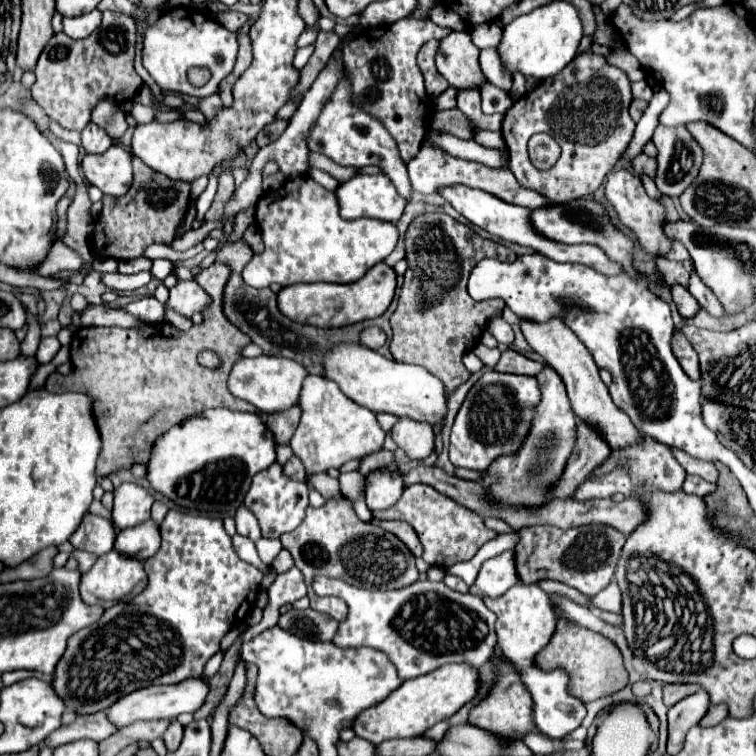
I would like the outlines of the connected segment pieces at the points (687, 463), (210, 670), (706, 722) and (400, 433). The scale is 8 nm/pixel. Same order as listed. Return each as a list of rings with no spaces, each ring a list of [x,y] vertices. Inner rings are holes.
[[[674,450],[674,456],[676,460],[680,462],[680,466],[688,472],[688,474],[694,474],[694,476],[700,476],[708,482],[716,482],[718,480],[718,470],[714,464],[710,462],[704,462],[704,460],[698,460],[698,458],[690,458],[686,452],[682,450]]]
[[[218,652],[218,654],[214,654],[208,662],[206,662],[206,666],[204,666],[204,672],[202,672],[202,678],[204,680],[210,680],[216,672],[218,672],[218,668],[220,668],[220,662],[222,662],[222,652]]]
[[[718,704],[718,706],[710,706],[710,710],[706,712],[706,716],[700,720],[702,726],[714,726],[718,724],[720,720],[724,720],[728,716],[728,706],[726,704]]]
[[[398,418],[390,434],[398,448],[402,448],[414,460],[424,460],[434,450],[432,426],[422,426],[422,422],[414,422],[412,418]]]

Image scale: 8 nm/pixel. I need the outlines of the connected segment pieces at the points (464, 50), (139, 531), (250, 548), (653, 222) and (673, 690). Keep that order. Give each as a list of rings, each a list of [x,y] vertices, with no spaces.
[[[450,32],[440,40],[436,54],[438,72],[454,88],[480,90],[486,82],[486,76],[478,66],[478,54],[480,50],[474,46],[468,32]]]
[[[154,520],[142,522],[142,526],[132,526],[130,530],[120,530],[116,536],[114,548],[120,554],[148,560],[160,548],[160,530]]]
[[[236,534],[236,536],[232,538],[232,542],[234,542],[234,550],[238,552],[238,556],[240,556],[244,562],[250,562],[250,564],[258,566],[258,568],[266,574],[268,566],[262,564],[262,560],[258,558],[258,552],[256,552],[256,546],[254,546],[254,542],[252,542],[252,540],[242,538],[240,534]]]
[[[612,170],[606,176],[606,188],[604,188],[604,196],[608,200],[608,204],[616,210],[620,222],[632,230],[636,242],[640,244],[640,248],[650,254],[652,258],[660,258],[666,256],[672,250],[672,238],[668,238],[664,234],[664,224],[666,224],[666,210],[660,202],[648,198],[648,194],[644,192],[642,180],[638,174],[630,172],[630,170]]]
[[[666,684],[664,686],[664,704],[666,706],[674,706],[676,702],[680,702],[682,698],[698,692],[700,686],[696,684],[686,684],[686,686],[678,686],[678,684]]]

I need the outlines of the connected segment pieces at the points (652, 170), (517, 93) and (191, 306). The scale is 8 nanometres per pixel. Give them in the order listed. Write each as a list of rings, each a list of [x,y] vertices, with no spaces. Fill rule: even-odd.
[[[638,154],[638,156],[632,160],[632,166],[634,166],[634,170],[636,170],[640,176],[646,174],[646,176],[654,178],[654,174],[656,174],[656,158],[650,158],[650,156],[646,156],[646,154]]]
[[[515,72],[512,77],[513,84],[509,95],[512,100],[516,101],[525,94],[525,77],[519,72]]]
[[[180,280],[174,288],[170,288],[170,300],[168,300],[168,308],[184,314],[184,316],[192,316],[192,312],[202,312],[204,306],[210,302],[210,296],[194,282],[194,280]]]

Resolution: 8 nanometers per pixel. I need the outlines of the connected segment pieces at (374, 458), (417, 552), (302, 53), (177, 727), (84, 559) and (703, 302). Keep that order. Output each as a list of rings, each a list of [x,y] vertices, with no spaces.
[[[378,450],[378,452],[372,452],[372,454],[362,458],[360,472],[366,476],[370,470],[376,470],[376,468],[382,468],[382,466],[390,466],[392,462],[394,462],[394,452]]]
[[[372,520],[374,524],[378,524],[378,526],[382,526],[384,530],[388,530],[388,532],[392,532],[394,536],[398,536],[410,550],[412,550],[412,554],[416,556],[416,558],[420,558],[422,556],[422,544],[418,542],[418,536],[414,534],[414,530],[410,528],[410,524],[406,524],[406,522],[388,522],[388,520]]]
[[[312,44],[306,46],[306,48],[302,48],[302,50],[296,50],[296,56],[294,56],[294,66],[296,66],[296,70],[302,70],[302,68],[304,68],[304,64],[308,62],[308,58],[312,56],[312,52],[314,52]]]
[[[172,720],[168,730],[164,732],[164,743],[168,750],[176,750],[182,741],[184,734],[184,726],[178,720]]]
[[[76,550],[72,556],[76,556],[76,560],[80,562],[80,572],[84,574],[86,570],[90,570],[92,566],[94,566],[94,562],[98,560],[98,556],[94,556],[94,554],[90,554],[90,552],[80,552],[80,550]]]
[[[692,272],[688,290],[690,290],[690,294],[698,300],[698,304],[700,304],[712,318],[722,318],[722,316],[724,316],[724,310],[722,310],[722,306],[718,304],[718,300],[714,298],[712,290],[708,290],[708,286],[702,284],[702,280],[696,276],[696,272]]]

